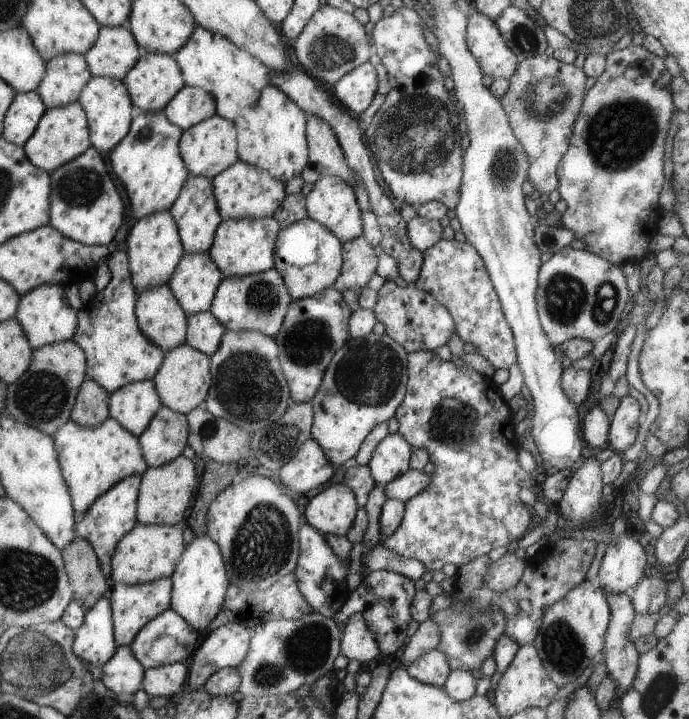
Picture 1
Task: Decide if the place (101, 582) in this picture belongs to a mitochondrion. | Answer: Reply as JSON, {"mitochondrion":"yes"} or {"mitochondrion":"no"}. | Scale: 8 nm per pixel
{"mitochondrion":"no"}

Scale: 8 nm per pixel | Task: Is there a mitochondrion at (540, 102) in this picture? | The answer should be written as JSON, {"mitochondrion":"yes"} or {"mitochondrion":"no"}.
{"mitochondrion":"yes"}

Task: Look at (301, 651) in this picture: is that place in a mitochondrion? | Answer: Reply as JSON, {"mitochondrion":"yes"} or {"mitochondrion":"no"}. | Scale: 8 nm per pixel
{"mitochondrion":"yes"}

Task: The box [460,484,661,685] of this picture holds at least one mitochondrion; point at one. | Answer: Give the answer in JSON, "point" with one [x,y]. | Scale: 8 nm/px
{"point":[563,652]}

